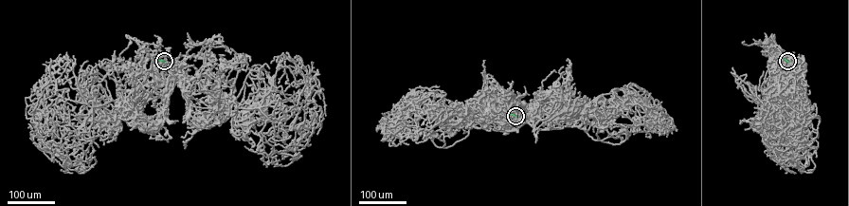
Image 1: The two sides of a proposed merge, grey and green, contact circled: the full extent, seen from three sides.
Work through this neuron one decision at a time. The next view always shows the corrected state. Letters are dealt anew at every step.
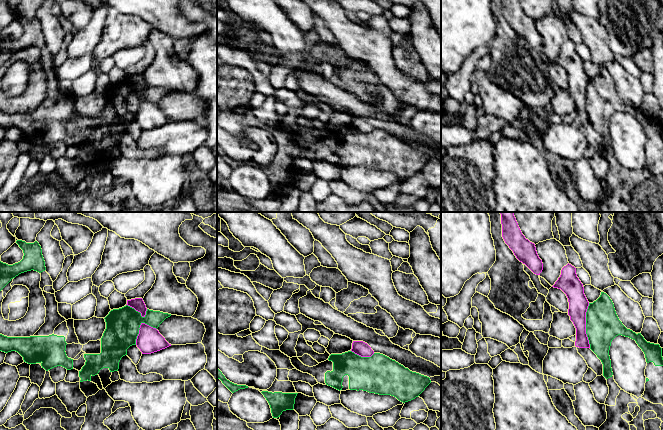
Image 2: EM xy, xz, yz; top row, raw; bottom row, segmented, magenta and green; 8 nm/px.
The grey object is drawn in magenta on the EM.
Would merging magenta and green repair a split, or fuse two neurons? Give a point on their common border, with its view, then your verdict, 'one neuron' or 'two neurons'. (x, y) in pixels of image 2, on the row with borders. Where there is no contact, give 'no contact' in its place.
contact yz (585, 325); two neurons

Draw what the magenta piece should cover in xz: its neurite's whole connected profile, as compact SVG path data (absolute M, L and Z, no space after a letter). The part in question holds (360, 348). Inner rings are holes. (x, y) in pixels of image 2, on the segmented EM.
M353 341L351 351L361 357L371 357L374 354L371 347L363 341Z

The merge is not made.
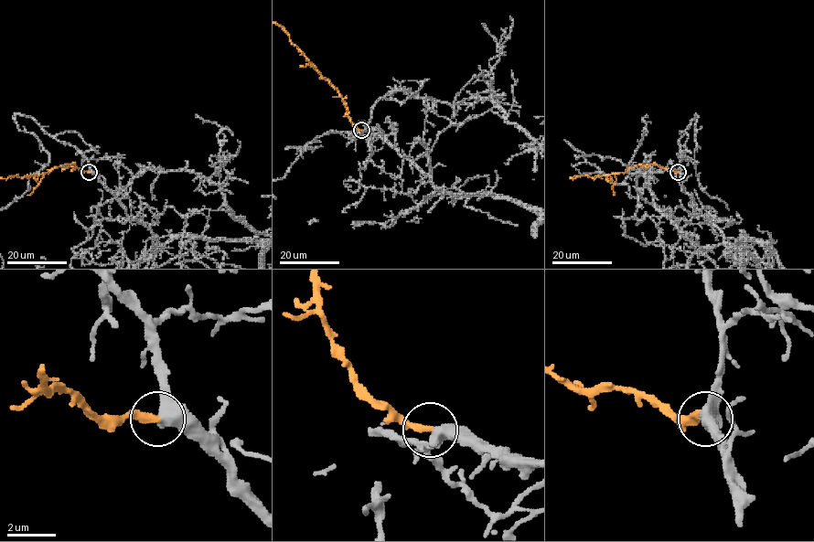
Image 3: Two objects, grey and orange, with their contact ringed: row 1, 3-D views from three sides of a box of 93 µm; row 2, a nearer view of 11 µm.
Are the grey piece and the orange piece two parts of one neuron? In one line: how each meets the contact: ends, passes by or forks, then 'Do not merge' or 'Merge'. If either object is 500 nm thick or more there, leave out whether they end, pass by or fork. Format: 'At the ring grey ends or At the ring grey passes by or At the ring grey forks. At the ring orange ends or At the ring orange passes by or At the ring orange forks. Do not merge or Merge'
Merge

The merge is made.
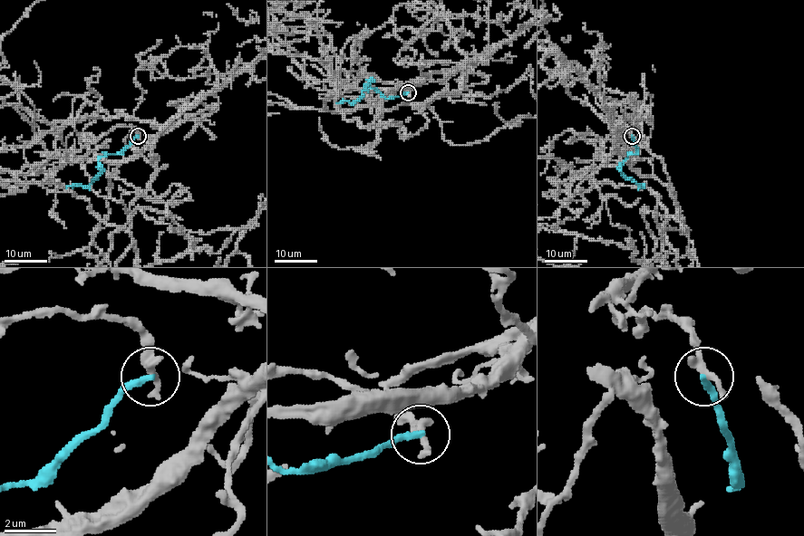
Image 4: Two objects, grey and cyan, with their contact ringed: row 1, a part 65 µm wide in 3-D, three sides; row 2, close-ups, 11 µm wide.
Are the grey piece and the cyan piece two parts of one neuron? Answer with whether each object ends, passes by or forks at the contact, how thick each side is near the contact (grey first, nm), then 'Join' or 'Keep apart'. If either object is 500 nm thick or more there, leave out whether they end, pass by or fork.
At the ring grey ends. At the ring cyan ends. Thickness 400 nm (grey) against 260 nm. Keep apart

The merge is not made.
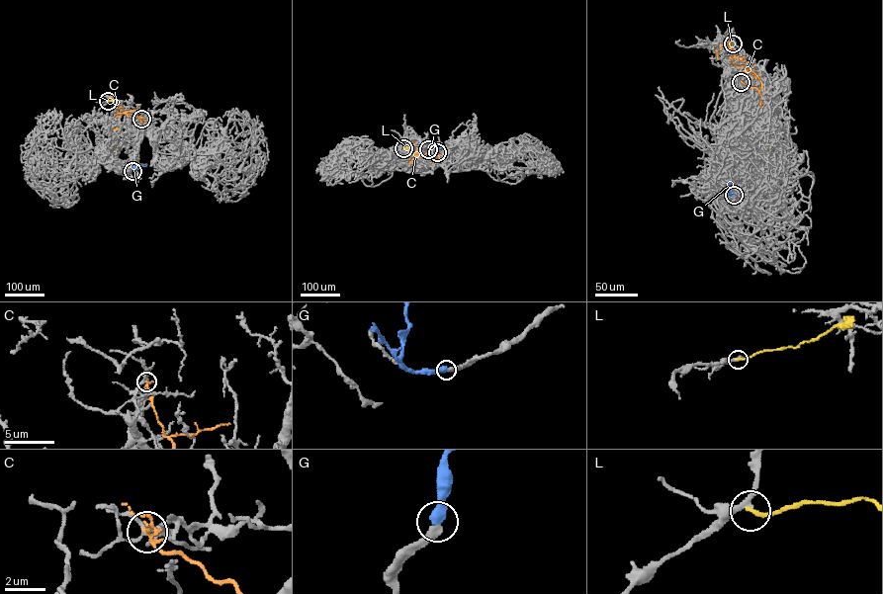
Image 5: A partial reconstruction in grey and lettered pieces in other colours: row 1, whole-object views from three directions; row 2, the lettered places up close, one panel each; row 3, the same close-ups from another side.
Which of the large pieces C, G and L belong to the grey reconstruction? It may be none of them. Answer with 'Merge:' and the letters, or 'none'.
Merge: G

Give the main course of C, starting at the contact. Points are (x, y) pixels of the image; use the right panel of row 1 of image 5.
C: (741, 82), (760, 90), (761, 82), (748, 67), (747, 70), (750, 70), (758, 79), (768, 146)

